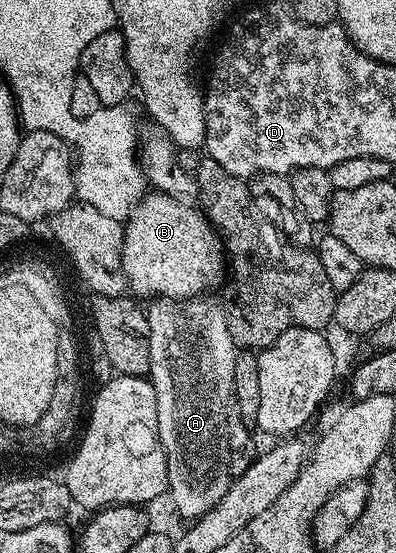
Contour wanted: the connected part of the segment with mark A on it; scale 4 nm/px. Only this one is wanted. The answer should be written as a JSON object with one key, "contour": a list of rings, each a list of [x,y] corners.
{"contour":[[[205,297],[188,301],[158,298],[150,303],[153,304],[148,304],[147,314],[151,329],[151,365],[147,378],[155,389],[159,441],[167,457],[167,499],[173,502],[174,509],[185,521],[196,521],[217,504],[223,493],[227,493],[231,482],[227,437],[231,430],[229,411],[231,415],[235,403],[233,382],[239,348],[229,332],[226,312],[208,303]]]}

